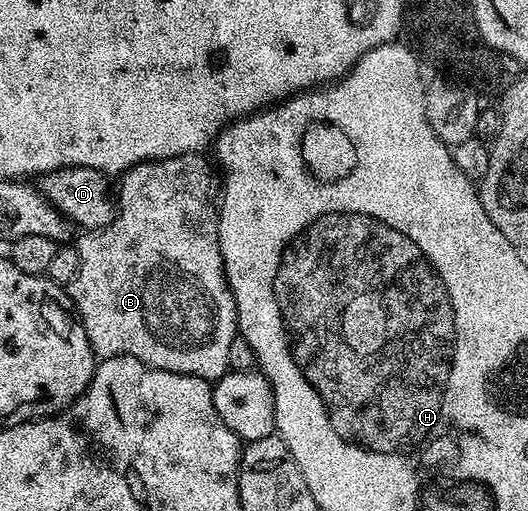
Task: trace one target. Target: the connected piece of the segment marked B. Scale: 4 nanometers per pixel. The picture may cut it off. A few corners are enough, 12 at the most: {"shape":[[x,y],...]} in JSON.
{"shape":[[203,152],[75,242],[97,358],[215,383],[236,304]]}

